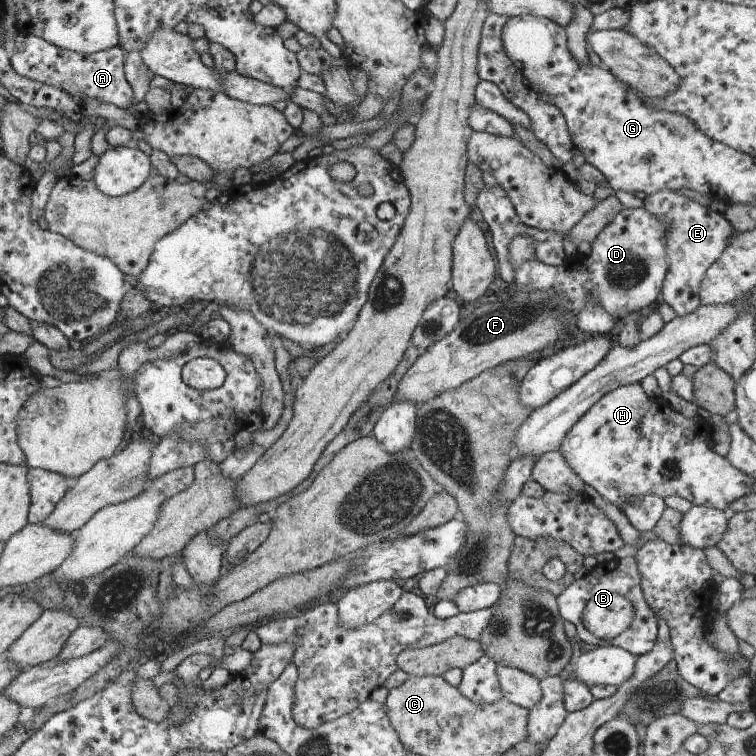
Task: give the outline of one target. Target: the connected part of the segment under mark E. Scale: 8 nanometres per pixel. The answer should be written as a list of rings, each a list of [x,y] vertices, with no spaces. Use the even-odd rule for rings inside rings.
[[[672,189],[657,190],[649,194],[644,200],[644,208],[665,225],[665,238],[667,239],[667,274],[663,280],[662,298],[677,312],[678,315],[688,314],[701,305],[699,295],[702,279],[706,271],[724,252],[733,234],[733,226],[722,213],[709,210],[707,206],[686,197]]]

